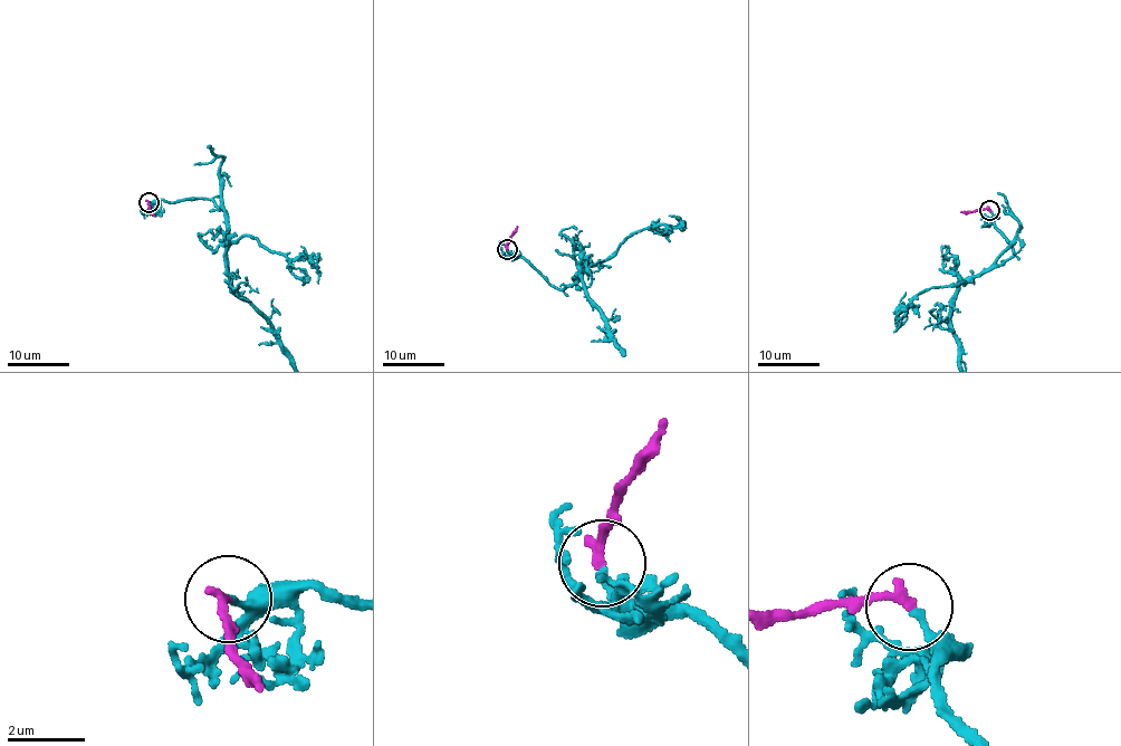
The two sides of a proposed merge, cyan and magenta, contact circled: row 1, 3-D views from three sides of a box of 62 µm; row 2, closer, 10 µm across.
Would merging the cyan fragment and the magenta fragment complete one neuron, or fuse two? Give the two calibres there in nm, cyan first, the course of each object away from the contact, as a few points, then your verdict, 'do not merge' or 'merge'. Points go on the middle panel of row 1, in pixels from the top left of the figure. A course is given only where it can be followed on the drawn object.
190/240 nm | magenta via (507, 248), (508, 238), (518, 226) | merge

